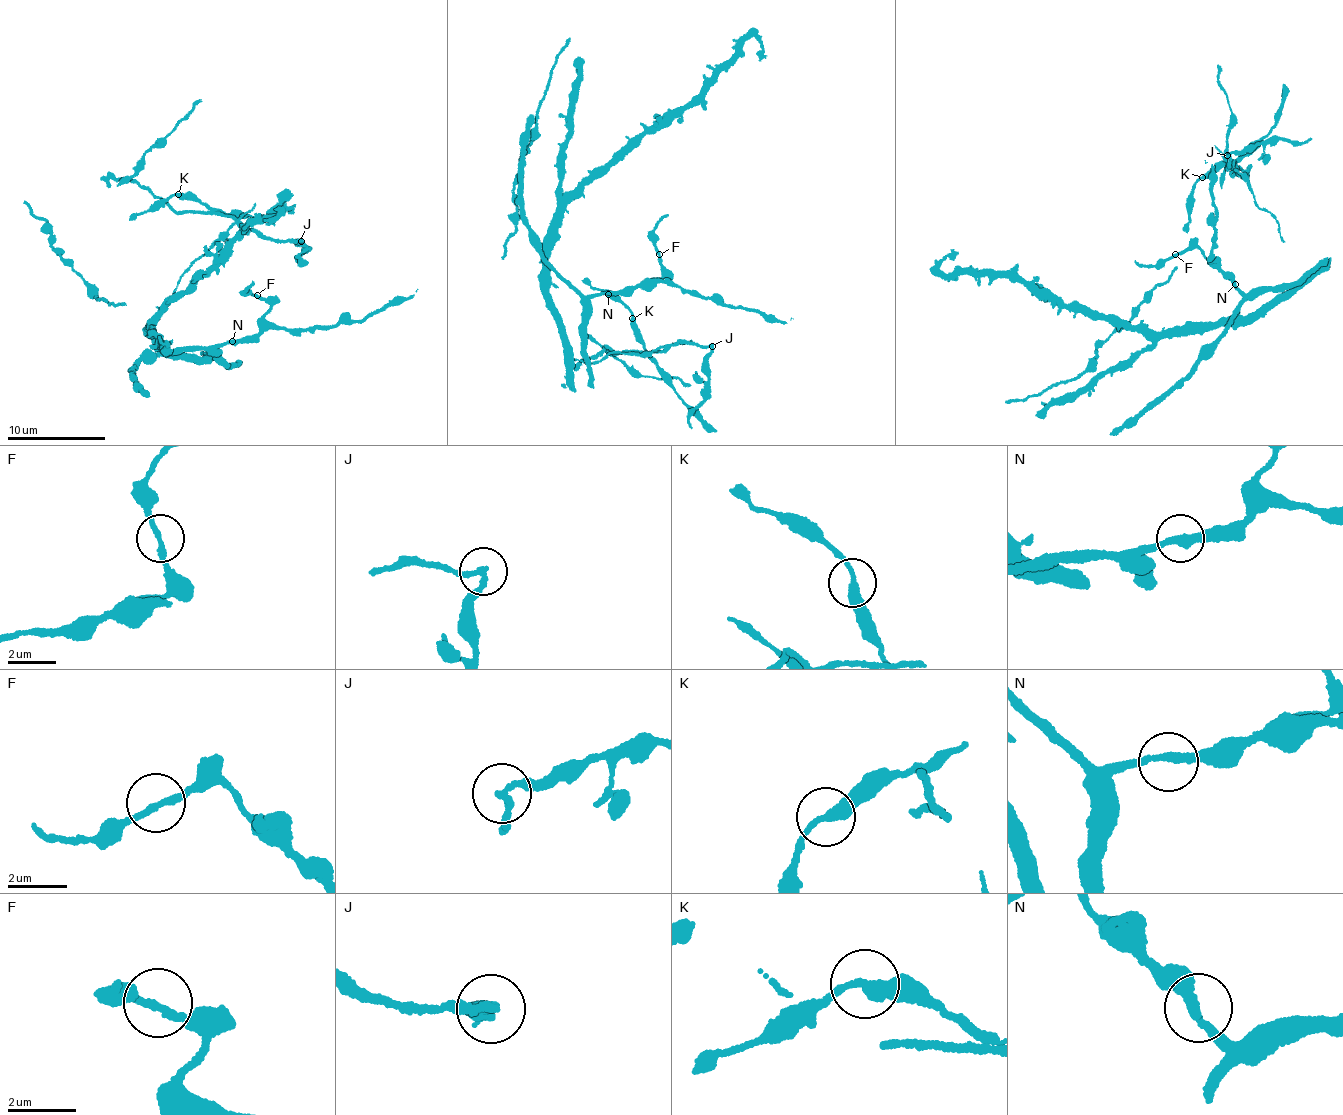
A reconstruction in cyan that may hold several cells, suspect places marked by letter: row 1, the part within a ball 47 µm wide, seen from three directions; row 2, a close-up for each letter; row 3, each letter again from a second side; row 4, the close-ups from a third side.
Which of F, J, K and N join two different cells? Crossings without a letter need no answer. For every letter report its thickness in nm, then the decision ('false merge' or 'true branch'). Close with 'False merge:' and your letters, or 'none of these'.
F: 220 nm thick; true branch
J: 200 nm thick; false merge
K: 300 nm thick; true branch
N: 280 nm thick; true branch
False merge: J

